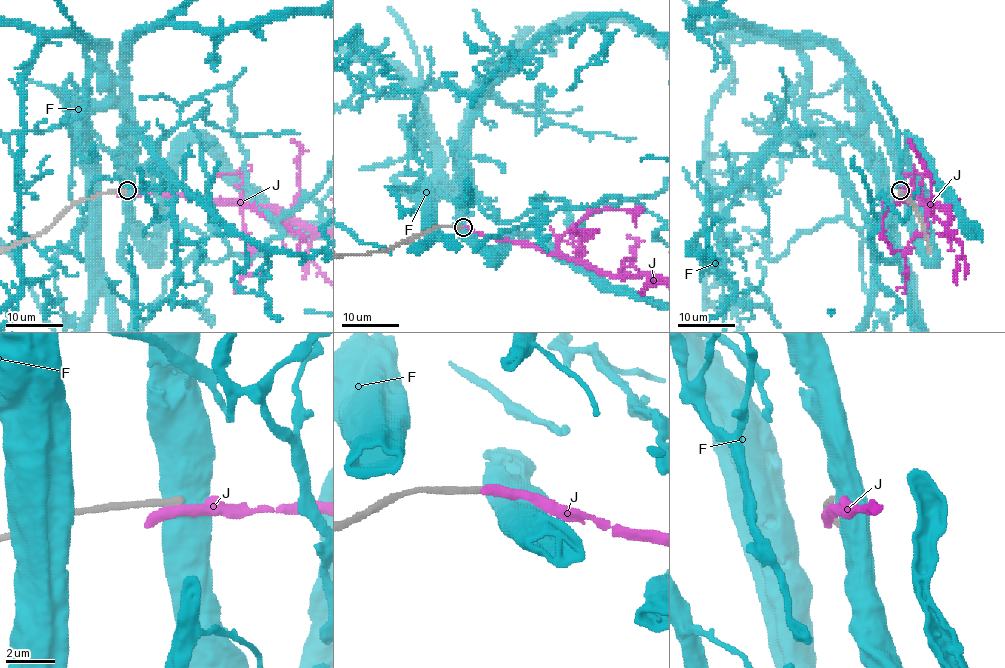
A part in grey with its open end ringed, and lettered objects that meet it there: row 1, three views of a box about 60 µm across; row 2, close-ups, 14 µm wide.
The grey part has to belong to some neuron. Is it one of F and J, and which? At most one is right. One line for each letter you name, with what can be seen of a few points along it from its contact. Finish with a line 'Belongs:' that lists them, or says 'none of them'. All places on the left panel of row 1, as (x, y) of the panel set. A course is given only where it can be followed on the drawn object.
Belongs: none of them

